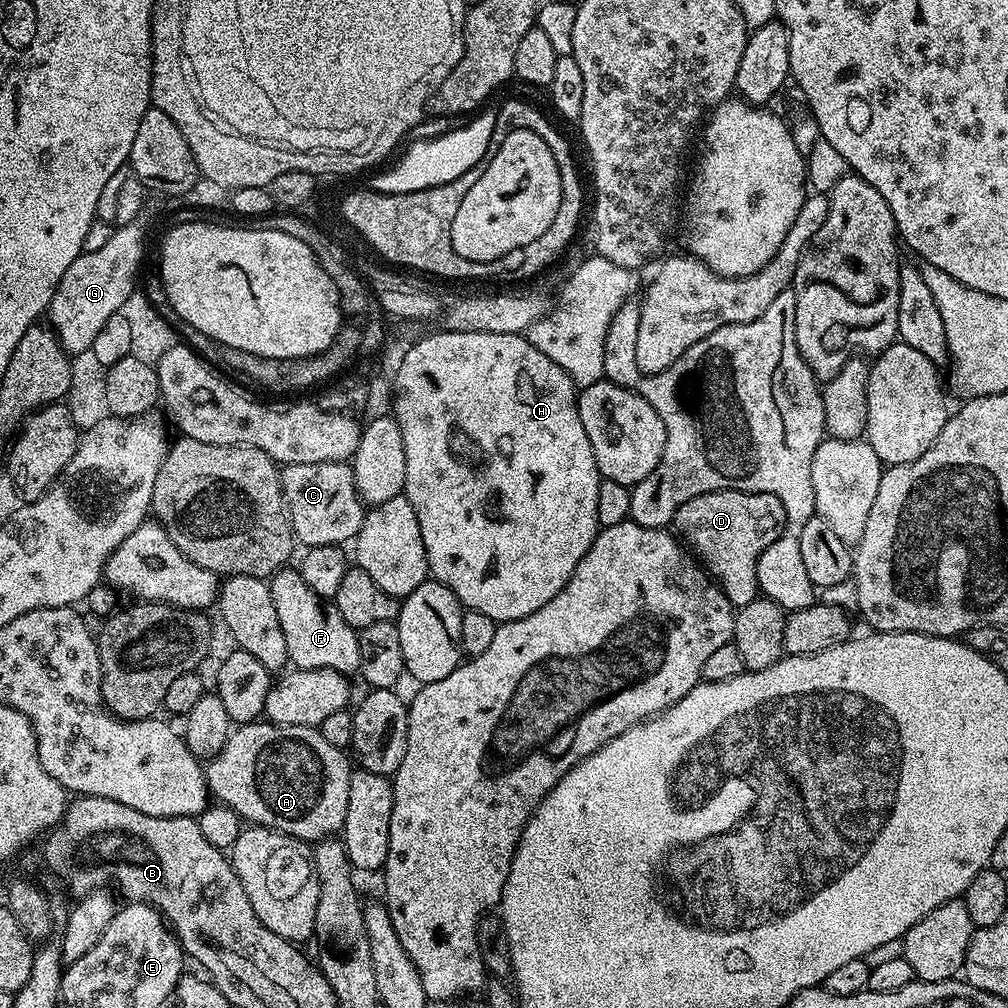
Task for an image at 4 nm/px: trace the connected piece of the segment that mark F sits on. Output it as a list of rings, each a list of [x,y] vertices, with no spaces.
[[[285,566],[271,577],[270,587],[274,598],[274,610],[278,610],[278,622],[282,622],[282,635],[286,637],[288,659],[296,668],[325,668],[327,672],[352,674],[360,667],[360,651],[358,650],[357,629],[350,627],[346,618],[338,614],[335,603],[331,599],[314,594],[310,586],[301,578],[295,567]]]

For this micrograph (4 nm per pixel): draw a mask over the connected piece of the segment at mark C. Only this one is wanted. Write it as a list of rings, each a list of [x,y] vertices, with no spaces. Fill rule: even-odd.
[[[310,462],[286,464],[280,468],[280,489],[284,495],[284,507],[292,524],[292,534],[304,543],[305,549],[327,544],[341,546],[355,541],[364,521],[366,505],[356,493],[356,483],[351,463]]]

